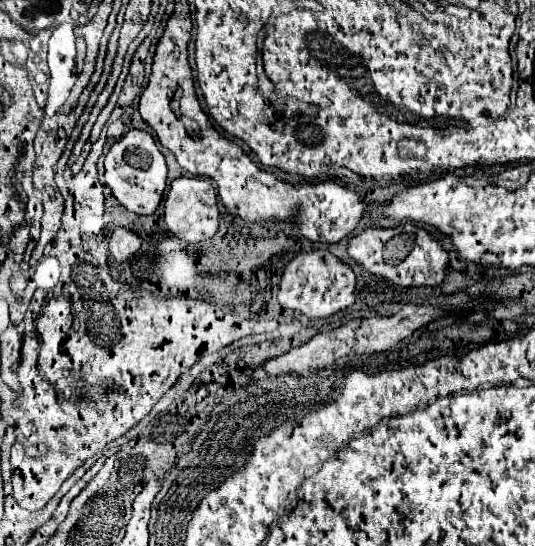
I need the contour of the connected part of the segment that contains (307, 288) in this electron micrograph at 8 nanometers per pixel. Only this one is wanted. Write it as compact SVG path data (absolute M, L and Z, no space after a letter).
M328 250L298 254L284 270L278 300L284 308L298 310L308 318L326 318L354 302L354 272Z

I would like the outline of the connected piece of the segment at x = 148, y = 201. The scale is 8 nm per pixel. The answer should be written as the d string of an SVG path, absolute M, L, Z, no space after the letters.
M130 130L126 136L114 142L106 154L104 168L106 168L106 174L104 174L106 184L112 188L112 194L126 210L134 214L152 214L158 208L164 188L166 188L168 168L150 132Z

